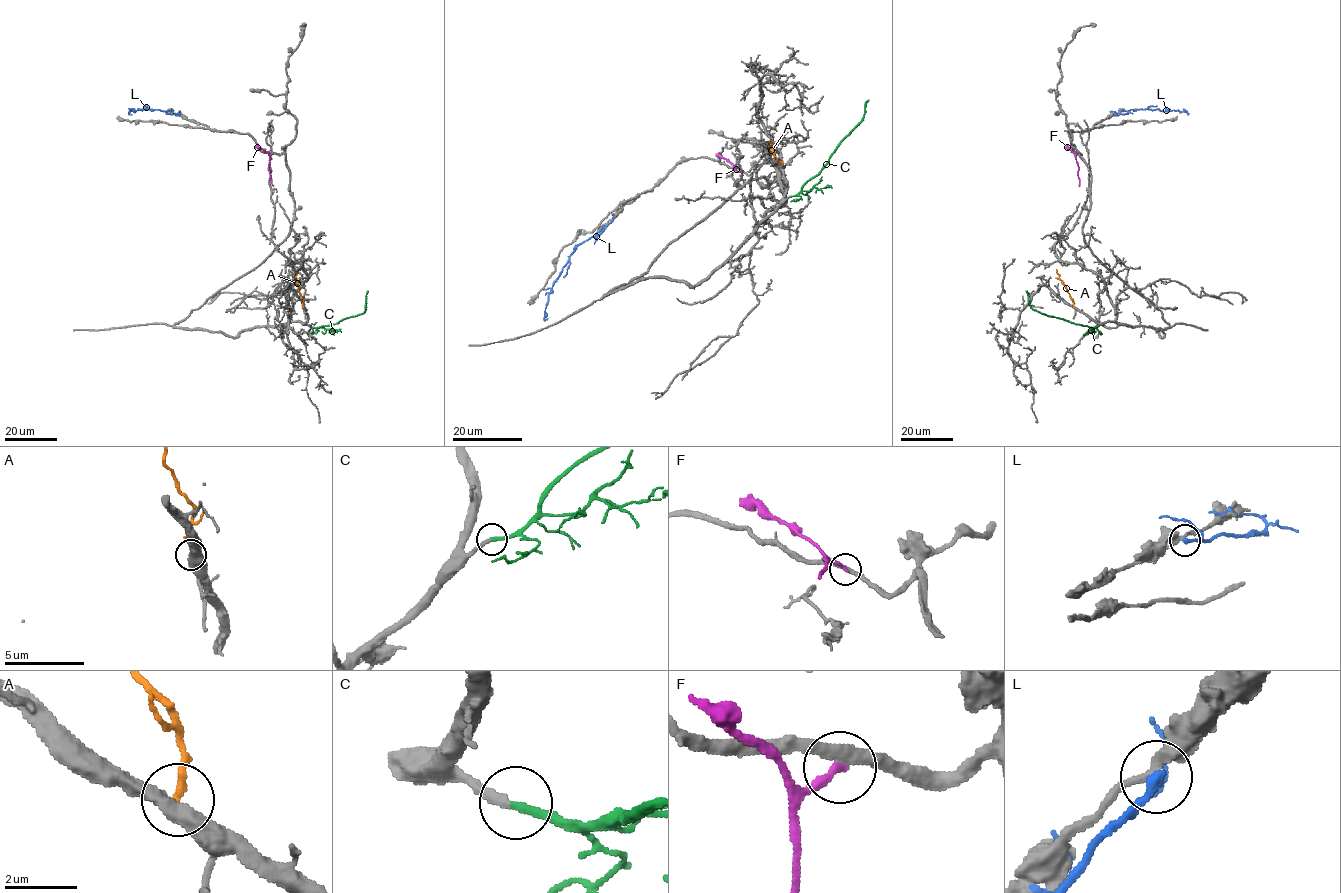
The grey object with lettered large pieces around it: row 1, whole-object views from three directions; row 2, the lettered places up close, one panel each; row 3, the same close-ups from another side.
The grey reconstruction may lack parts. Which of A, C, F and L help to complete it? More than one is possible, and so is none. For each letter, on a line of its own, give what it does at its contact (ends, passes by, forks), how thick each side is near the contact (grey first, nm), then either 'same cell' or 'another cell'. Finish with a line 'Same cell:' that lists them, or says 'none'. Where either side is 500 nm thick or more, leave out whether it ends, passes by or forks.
A: calibres 550 and 200 nm; another cell
C: it ends; calibres 260 and 260 nm; same cell
F: it ends; calibres 300 and 240 nm; another cell
L: it ends; calibres 320 and 260 nm; another cell
Same cell: C

